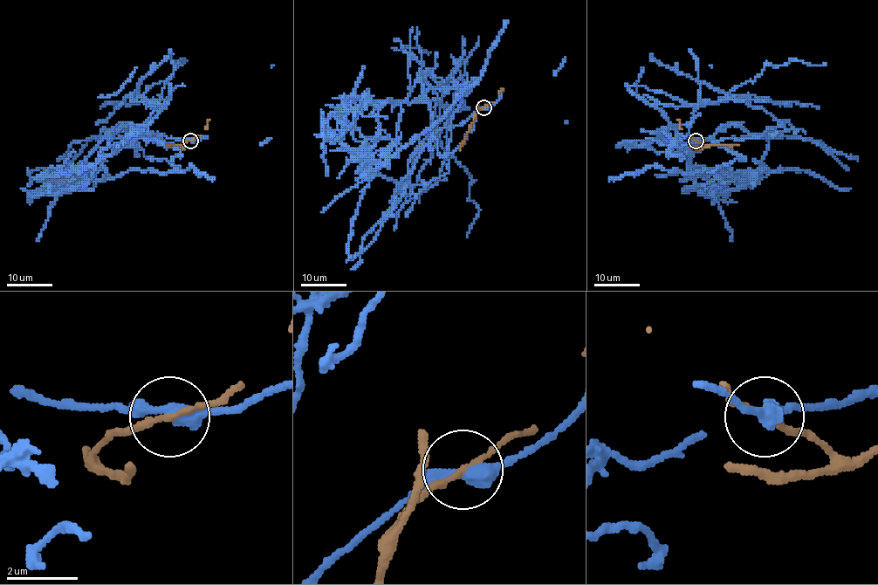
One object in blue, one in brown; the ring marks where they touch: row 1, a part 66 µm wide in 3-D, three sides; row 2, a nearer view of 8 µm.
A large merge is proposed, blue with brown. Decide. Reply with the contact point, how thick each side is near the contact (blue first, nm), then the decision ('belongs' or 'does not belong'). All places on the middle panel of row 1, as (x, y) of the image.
(483, 107) | 400/150 nm | does not belong

